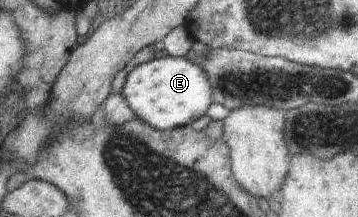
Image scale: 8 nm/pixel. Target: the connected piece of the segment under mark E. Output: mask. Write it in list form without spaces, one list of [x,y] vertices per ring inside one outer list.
[[[162,56],[146,63],[136,64],[129,71],[122,88],[122,96],[135,116],[158,130],[190,125],[207,114],[212,104],[212,86],[206,72],[190,62],[189,57]]]

